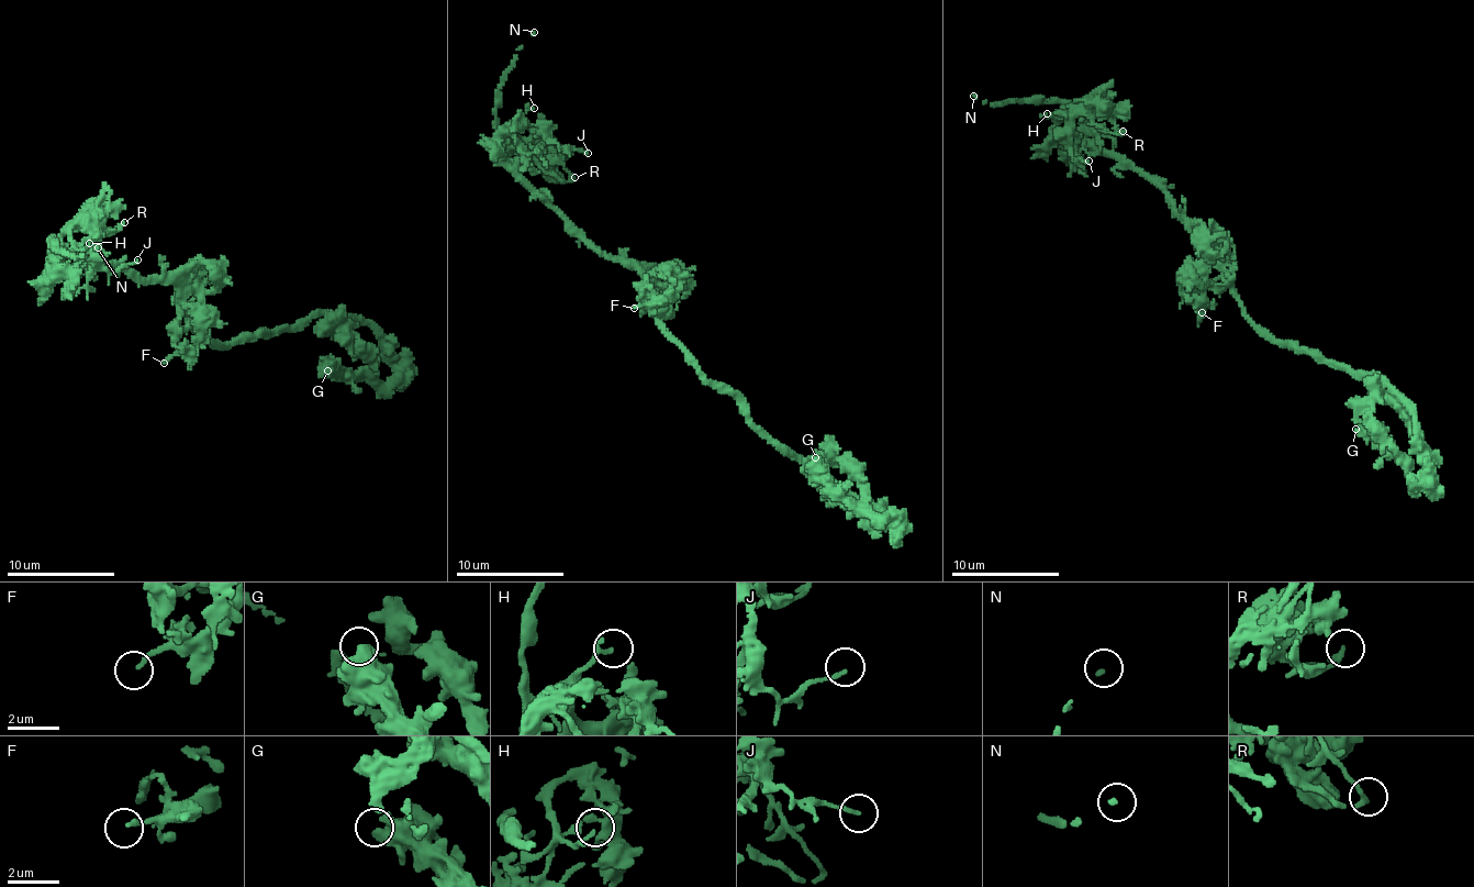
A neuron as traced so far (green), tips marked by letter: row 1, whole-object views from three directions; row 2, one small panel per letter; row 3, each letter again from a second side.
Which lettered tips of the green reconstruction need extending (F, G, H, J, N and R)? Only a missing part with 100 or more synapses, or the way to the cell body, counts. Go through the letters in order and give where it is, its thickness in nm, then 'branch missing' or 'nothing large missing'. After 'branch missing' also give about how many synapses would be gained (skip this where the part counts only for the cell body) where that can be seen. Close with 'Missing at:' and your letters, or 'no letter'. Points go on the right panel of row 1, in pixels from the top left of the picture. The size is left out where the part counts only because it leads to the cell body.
F: (1202, 312) | 150 nm | nothing large missing
G: (1355, 429) | 460 nm | nothing large missing
H: (1047, 113) | 150 nm | nothing large missing
J: (1089, 161) | 130 nm | nothing large missing
N: (973, 96) | 120 nm | branch missing
R: (1123, 131) | 150 nm | nothing large missing
Missing at: N

